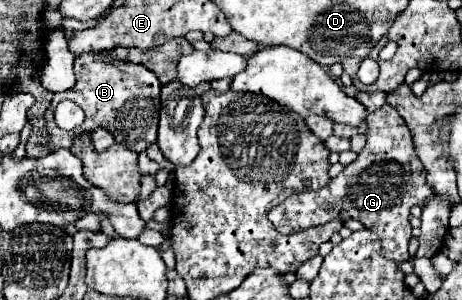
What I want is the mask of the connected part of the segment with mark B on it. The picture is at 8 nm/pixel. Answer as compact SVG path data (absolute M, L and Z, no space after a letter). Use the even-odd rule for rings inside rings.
M104 53L80 55L74 61L74 71L76 71L76 87L64 93L56 93L52 99L52 107L44 115L46 127L50 131L50 149L62 149L62 147L68 149L72 147L76 135L84 131L94 131L98 127L108 129L116 137L116 143L122 145L126 143L126 147L130 147L136 153L146 151L148 145L156 141L162 83L152 71L134 63L118 63ZM64 99L78 103L78 107L82 107L86 113L86 123L82 123L82 127L76 131L64 131L54 123L54 107Z

